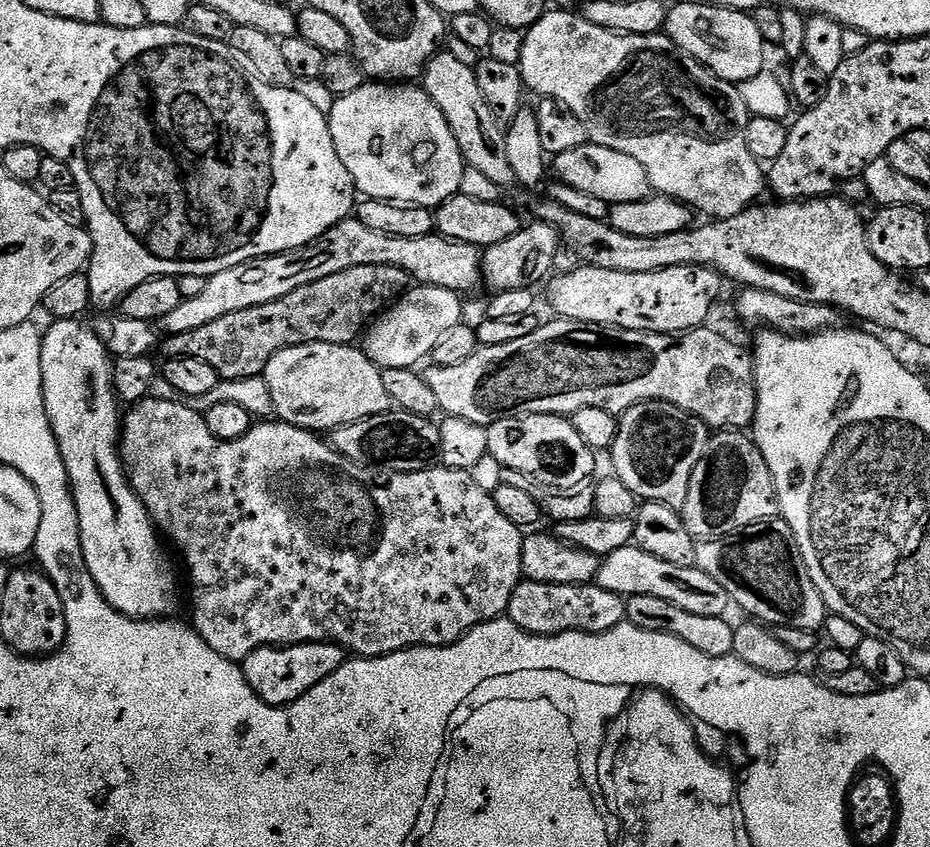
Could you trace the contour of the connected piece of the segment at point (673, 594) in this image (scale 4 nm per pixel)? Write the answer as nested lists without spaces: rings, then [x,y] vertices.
[[[635,546],[614,550],[614,554],[603,557],[594,582],[602,590],[610,590],[625,598],[642,594],[666,598],[666,602],[674,602],[674,606],[682,606],[682,610],[690,610],[690,614],[706,614],[706,618],[729,615],[730,601],[726,590],[722,590],[710,574],[698,567],[673,566],[670,562],[662,562],[662,558],[654,558],[654,554],[646,554],[646,550]]]

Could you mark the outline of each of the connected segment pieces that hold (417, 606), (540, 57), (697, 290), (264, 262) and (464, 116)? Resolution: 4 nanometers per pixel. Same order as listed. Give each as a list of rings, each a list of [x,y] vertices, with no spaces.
[[[149,398],[131,405],[122,416],[119,445],[128,481],[146,506],[157,533],[180,551],[188,567],[188,580],[192,583],[191,627],[196,629],[210,650],[222,654],[222,658],[227,660],[242,662],[259,648],[310,642],[338,644],[360,658],[385,656],[407,648],[441,648],[458,642],[474,626],[487,620],[501,619],[507,613],[510,598],[524,575],[522,546],[525,533],[514,526],[510,518],[505,518],[498,506],[494,506],[492,493],[481,490],[474,483],[471,471],[433,466],[417,472],[390,472],[376,466],[355,464],[333,448],[323,435],[290,426],[275,418],[253,423],[251,430],[237,440],[219,440],[210,434],[210,426],[206,426],[203,415],[179,399]]]
[[[548,10],[539,21],[524,32],[524,45],[522,46],[522,58],[519,62],[519,70],[524,79],[525,89],[529,93],[537,92],[537,97],[545,100],[556,100],[559,104],[566,105],[574,114],[578,114],[578,119],[582,121],[582,126],[586,126],[588,138],[591,143],[598,146],[606,146],[610,150],[618,150],[622,154],[630,154],[638,162],[642,162],[642,170],[646,170],[648,183],[661,196],[671,196],[674,200],[679,200],[682,204],[687,204],[689,208],[697,213],[705,212],[705,217],[712,220],[725,220],[734,218],[742,214],[748,208],[757,203],[760,191],[766,188],[766,172],[761,161],[750,154],[750,146],[746,146],[746,126],[749,122],[746,102],[742,102],[742,94],[737,85],[731,84],[728,80],[718,78],[709,68],[699,64],[693,56],[687,56],[680,51],[680,47],[667,35],[657,34],[654,36],[620,36],[616,32],[606,30],[602,26],[594,26],[583,15],[572,10]]]
[[[701,264],[689,268],[674,266],[646,274],[626,274],[622,270],[581,266],[570,274],[556,276],[547,287],[548,300],[557,317],[635,332],[683,334],[701,327],[707,321],[704,319],[711,314],[720,296],[720,284],[720,273],[703,268]]]
[[[349,218],[331,228],[326,234],[322,234],[322,238],[301,248],[292,248],[288,252],[279,252],[273,256],[259,256],[238,266],[230,266],[230,270],[218,270],[218,274],[207,277],[206,287],[202,293],[195,298],[184,298],[175,310],[170,310],[170,314],[166,314],[166,318],[159,320],[158,328],[165,337],[186,334],[190,330],[207,326],[209,322],[218,322],[218,318],[226,318],[226,314],[250,310],[250,306],[266,306],[266,302],[286,298],[286,294],[294,294],[298,286],[310,286],[310,282],[330,278],[330,274],[338,274],[338,270],[350,270],[350,266],[398,266],[417,285],[450,290],[457,294],[472,292],[482,284],[482,252],[472,244],[451,240],[439,234],[422,238],[394,238],[390,234],[378,234],[378,230],[362,226],[360,220]]]
[[[447,50],[441,51],[428,61],[427,69],[422,77],[422,87],[428,91],[430,98],[434,98],[438,110],[442,110],[442,114],[458,142],[460,153],[464,156],[465,165],[474,170],[482,170],[482,174],[486,174],[486,178],[498,182],[501,190],[508,190],[508,187],[513,186],[513,174],[506,158],[505,129],[500,121],[494,118],[490,106],[486,106],[486,98],[482,98],[482,90],[478,90],[475,67],[471,63],[468,65],[466,61],[459,60],[456,56],[451,56]]]

